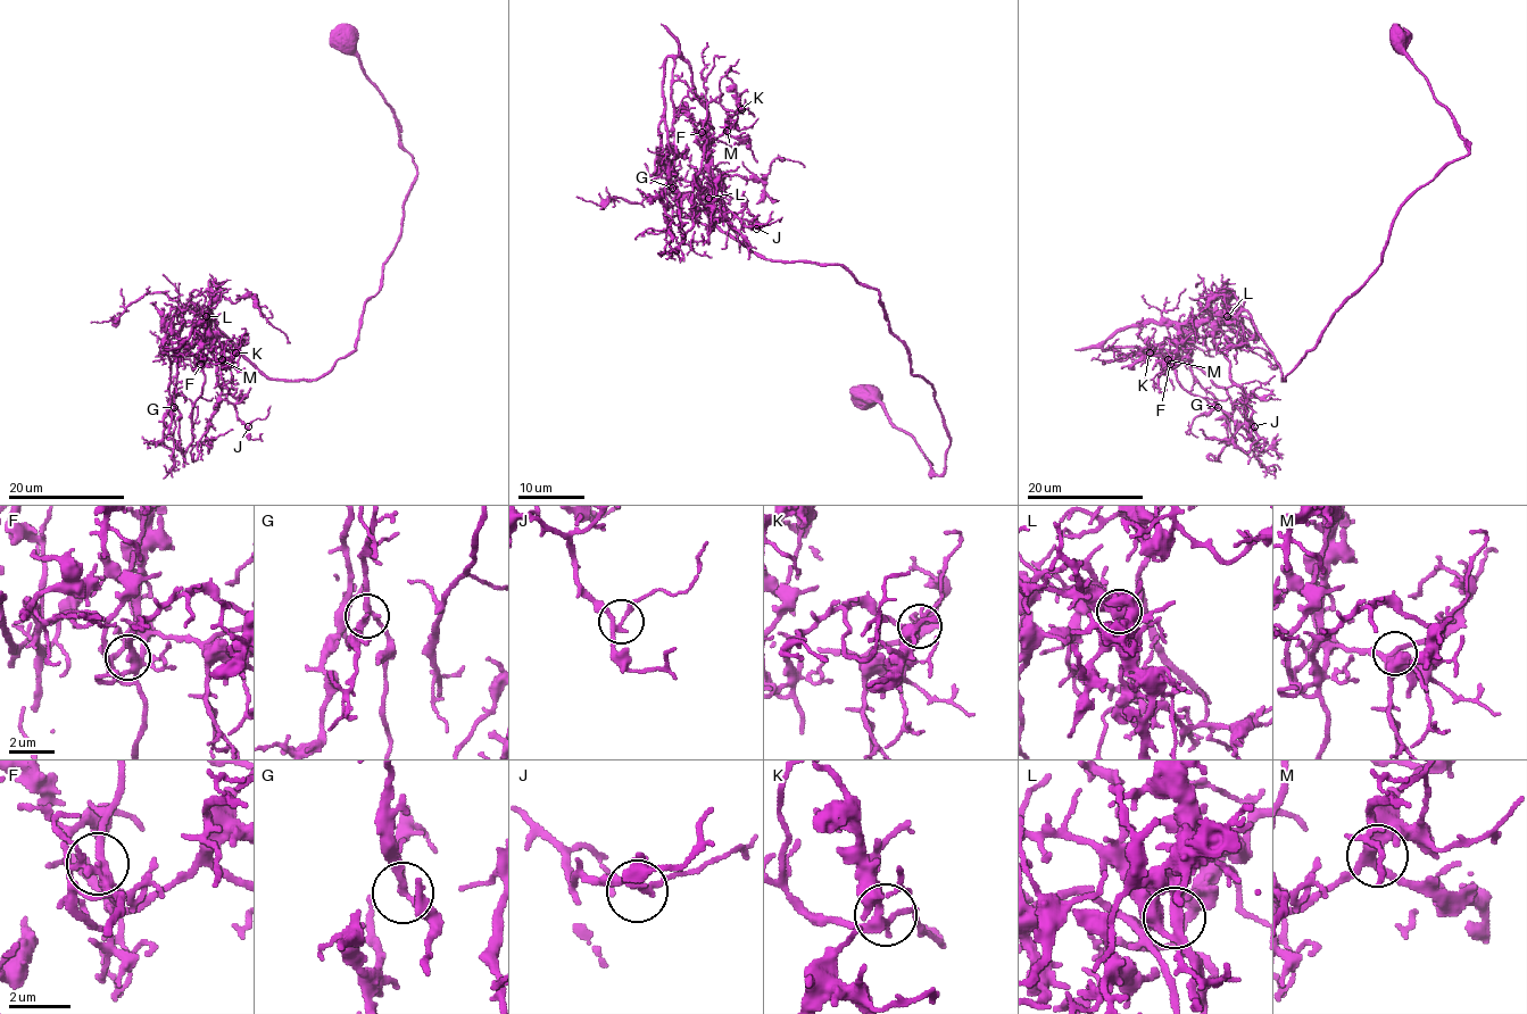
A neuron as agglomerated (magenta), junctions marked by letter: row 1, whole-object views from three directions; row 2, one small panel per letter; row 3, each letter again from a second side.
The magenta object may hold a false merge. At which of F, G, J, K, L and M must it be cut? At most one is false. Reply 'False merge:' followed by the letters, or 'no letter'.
False merge: no letter

